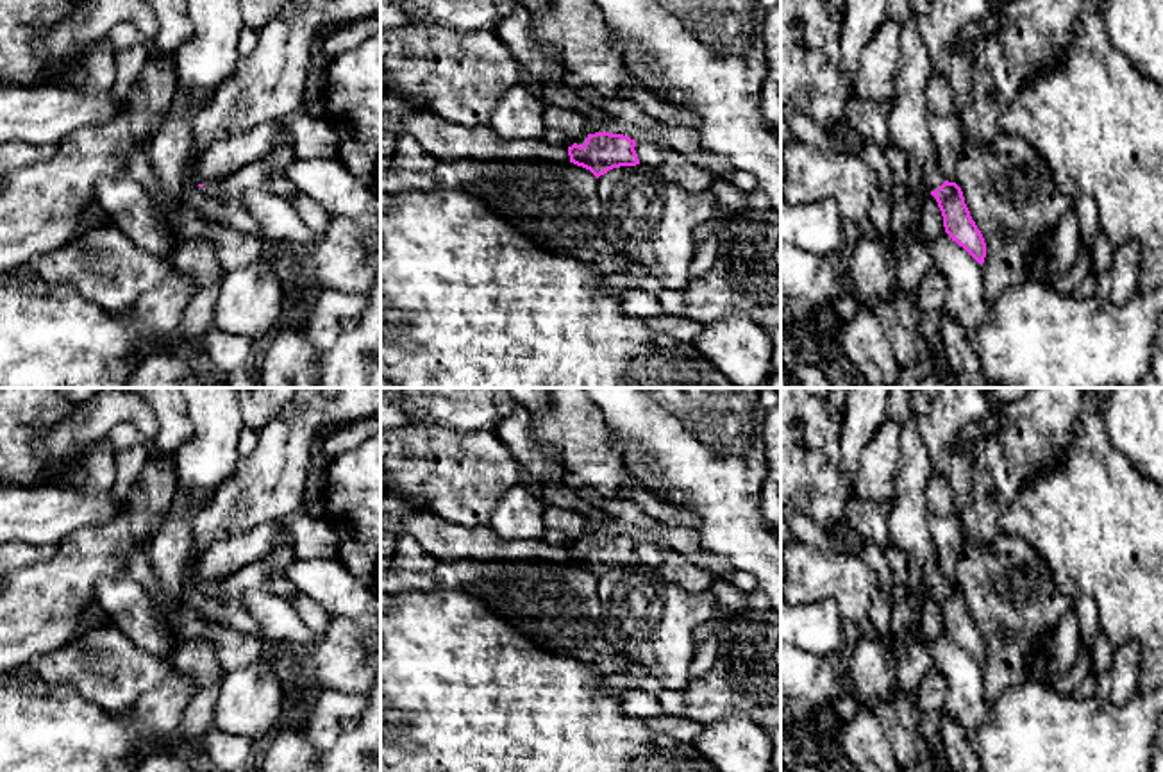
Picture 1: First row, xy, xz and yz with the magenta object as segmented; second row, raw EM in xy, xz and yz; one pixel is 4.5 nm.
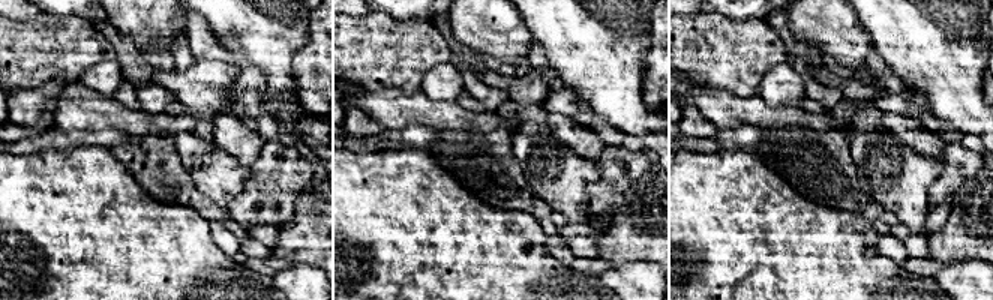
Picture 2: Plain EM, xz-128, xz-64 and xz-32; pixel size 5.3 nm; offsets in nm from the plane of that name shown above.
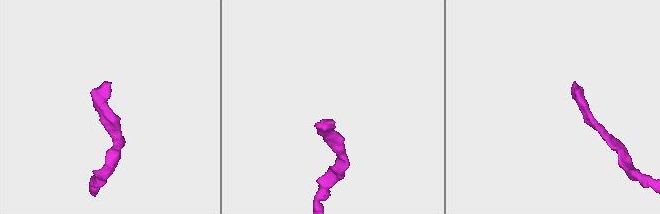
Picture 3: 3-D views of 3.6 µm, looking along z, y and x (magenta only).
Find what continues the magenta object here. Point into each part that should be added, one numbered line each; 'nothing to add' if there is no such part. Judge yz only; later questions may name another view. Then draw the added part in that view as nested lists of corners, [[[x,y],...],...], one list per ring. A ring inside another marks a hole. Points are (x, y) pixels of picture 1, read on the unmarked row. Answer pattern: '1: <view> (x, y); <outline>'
1: yz (933, 578); [[[936,549],[931,550],[931,556],[927,559],[924,583],[931,592],[936,592],[945,583],[945,577],[938,566]]]

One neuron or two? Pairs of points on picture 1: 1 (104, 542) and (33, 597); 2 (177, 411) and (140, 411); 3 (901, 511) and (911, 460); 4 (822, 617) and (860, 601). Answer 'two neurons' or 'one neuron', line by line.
1: one neuron
2: two neurons
3: one neuron
4: two neurons

